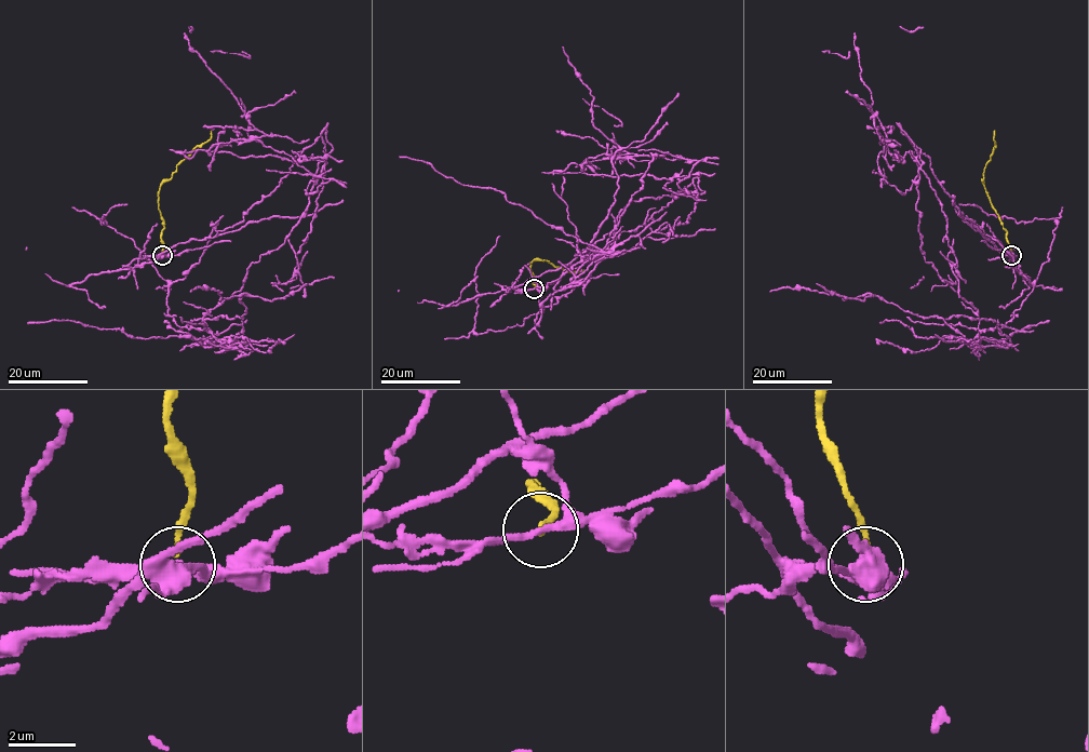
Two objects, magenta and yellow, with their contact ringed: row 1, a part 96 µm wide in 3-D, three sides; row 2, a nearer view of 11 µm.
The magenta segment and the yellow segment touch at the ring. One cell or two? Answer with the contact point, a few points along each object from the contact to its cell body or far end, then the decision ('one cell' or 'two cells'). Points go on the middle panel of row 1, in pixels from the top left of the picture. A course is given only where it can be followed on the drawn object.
at (534, 289); magenta runs (534, 289), (693, 184), (698, 198), (677, 186), (701, 160), (607, 157), (553, 172), (715, 174); yellow runs (534, 289), (536, 278), (529, 265), (534, 259), (549, 260), (569, 271), (583, 270); two cells

